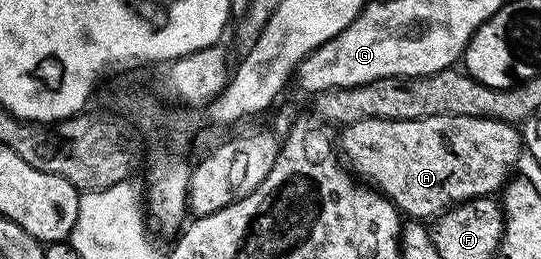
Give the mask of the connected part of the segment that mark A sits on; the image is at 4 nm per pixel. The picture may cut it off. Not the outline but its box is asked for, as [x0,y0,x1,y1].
[338,115,522,219]

